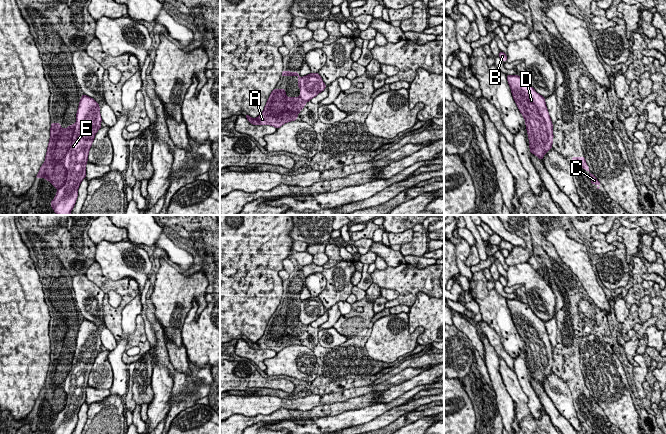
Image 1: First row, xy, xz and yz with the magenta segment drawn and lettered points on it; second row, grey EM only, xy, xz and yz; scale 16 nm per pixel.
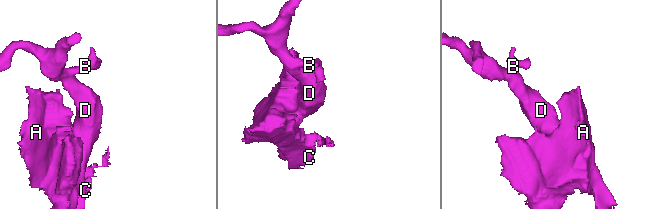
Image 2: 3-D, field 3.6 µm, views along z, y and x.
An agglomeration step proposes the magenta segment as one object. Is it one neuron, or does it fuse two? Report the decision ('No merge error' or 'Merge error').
No merge error

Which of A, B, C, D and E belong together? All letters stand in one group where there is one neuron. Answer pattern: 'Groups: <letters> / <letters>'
Groups: A B C D E

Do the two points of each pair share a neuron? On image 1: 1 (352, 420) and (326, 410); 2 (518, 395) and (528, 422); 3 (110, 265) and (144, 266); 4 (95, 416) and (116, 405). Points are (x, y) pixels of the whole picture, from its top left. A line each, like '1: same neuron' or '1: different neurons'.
1: different neurons
2: different neurons
3: same neuron
4: same neuron

